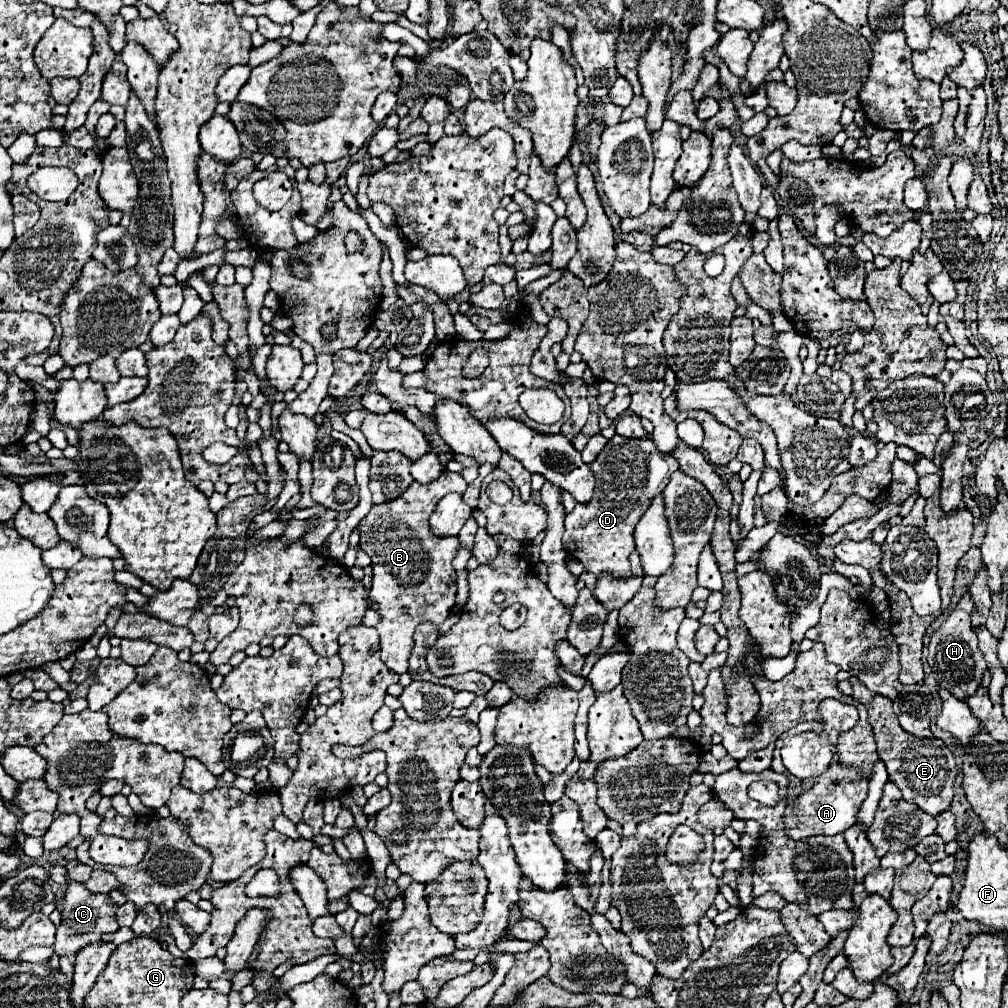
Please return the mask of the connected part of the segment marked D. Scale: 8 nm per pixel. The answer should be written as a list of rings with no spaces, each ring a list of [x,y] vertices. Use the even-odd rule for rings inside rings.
[[[615,434],[589,466],[597,478],[595,494],[587,504],[577,504],[575,510],[565,516],[563,544],[587,572],[611,572],[617,578],[627,578],[631,576],[629,554],[635,550],[635,524],[651,500],[667,486],[669,476],[677,470],[677,460],[661,454],[649,438],[631,440]]]

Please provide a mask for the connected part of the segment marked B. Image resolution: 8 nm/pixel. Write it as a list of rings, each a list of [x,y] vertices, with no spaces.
[[[443,470],[437,480],[429,484],[413,482],[399,498],[385,504],[375,504],[357,526],[361,532],[359,546],[371,556],[373,582],[369,598],[379,606],[377,630],[381,636],[381,660],[395,674],[407,672],[415,628],[421,622],[433,622],[439,626],[455,606],[457,576],[453,558],[457,556],[459,540],[455,536],[433,536],[429,530],[429,516],[447,492],[463,494],[465,488],[467,482],[461,474]]]

